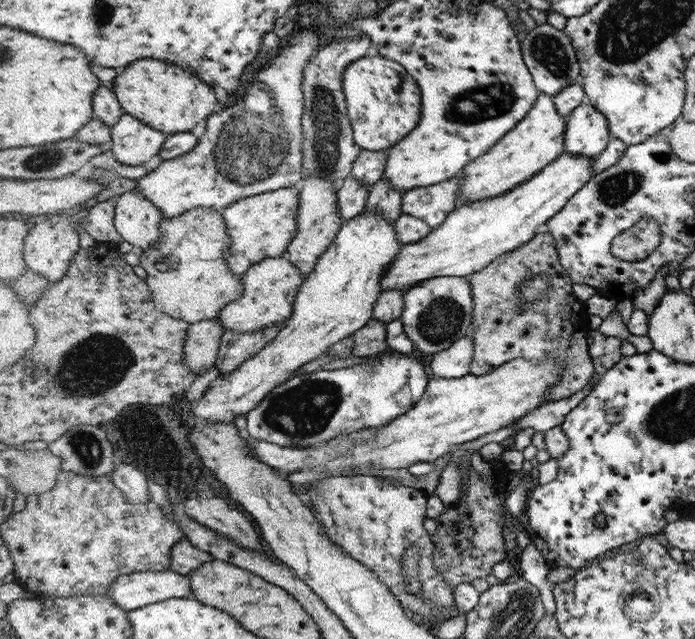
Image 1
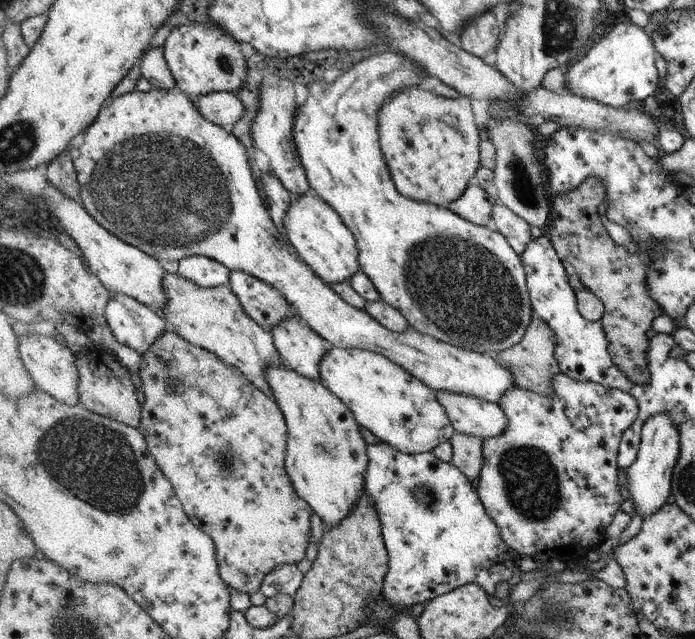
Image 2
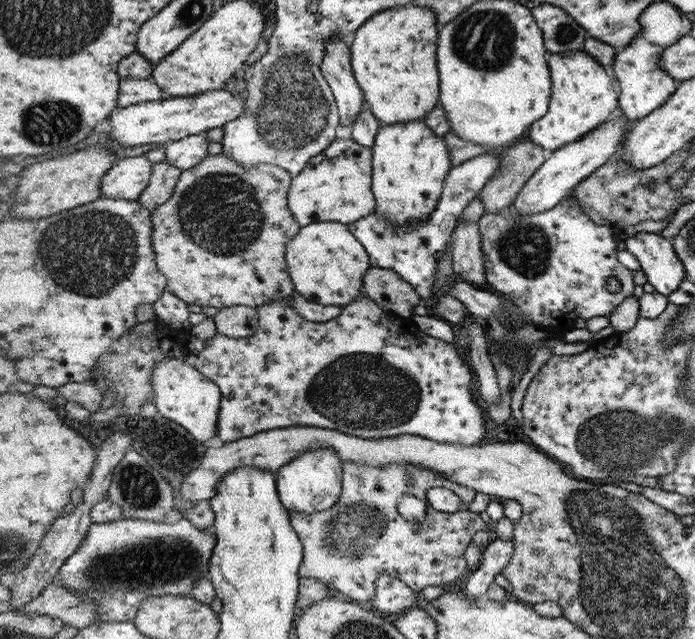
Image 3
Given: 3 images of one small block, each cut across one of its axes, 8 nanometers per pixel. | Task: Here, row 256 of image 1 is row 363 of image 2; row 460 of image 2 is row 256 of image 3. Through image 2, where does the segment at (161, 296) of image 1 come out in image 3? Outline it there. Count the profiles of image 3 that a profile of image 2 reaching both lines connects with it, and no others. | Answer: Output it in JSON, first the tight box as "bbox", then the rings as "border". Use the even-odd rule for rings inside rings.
{"bbox":[153,152,302,312],"border":[[[223,152],[217,155],[208,155],[203,163],[184,171],[183,179],[179,182],[176,194],[154,212],[155,234],[153,234],[153,239],[155,240],[155,251],[157,252],[159,267],[168,278],[168,290],[190,305],[198,304],[198,306],[204,306],[215,312],[232,306],[259,308],[261,305],[276,302],[276,299],[284,299],[284,297],[295,294],[295,286],[292,284],[290,273],[287,271],[286,246],[299,234],[302,226],[295,219],[287,204],[291,179],[291,174],[280,165],[268,163],[258,163],[254,166],[240,165]]]}

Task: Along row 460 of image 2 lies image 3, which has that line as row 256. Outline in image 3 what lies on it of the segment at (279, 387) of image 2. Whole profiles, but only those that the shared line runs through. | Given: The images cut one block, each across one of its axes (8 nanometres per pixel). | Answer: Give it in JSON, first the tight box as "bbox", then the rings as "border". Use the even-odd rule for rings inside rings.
{"bbox":[286,222,372,308],"border":[[[339,222],[302,226],[299,234],[287,243],[286,259],[295,293],[322,306],[342,308],[364,294],[364,276],[372,267],[367,249],[347,225]]]}

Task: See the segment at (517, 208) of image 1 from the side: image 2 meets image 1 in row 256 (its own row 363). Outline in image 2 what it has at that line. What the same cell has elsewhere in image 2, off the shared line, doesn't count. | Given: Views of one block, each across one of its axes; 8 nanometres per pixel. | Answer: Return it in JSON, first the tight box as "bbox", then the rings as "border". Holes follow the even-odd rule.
{"bbox":[75,88,514,404],"border":[[[152,88],[149,92],[134,91],[133,93],[128,93],[120,98],[111,99],[107,106],[102,109],[97,122],[91,126],[86,136],[88,136],[88,140],[82,144],[80,148],[81,155],[75,160],[75,165],[79,172],[79,181],[83,188],[81,192],[81,200],[85,207],[92,213],[92,216],[95,216],[96,220],[99,220],[99,223],[104,225],[104,228],[107,228],[122,240],[128,241],[131,245],[136,245],[139,249],[144,249],[144,252],[151,254],[161,262],[165,260],[178,260],[180,262],[182,259],[187,259],[194,255],[206,255],[210,258],[219,260],[229,271],[247,272],[250,276],[264,281],[272,288],[276,288],[278,292],[281,292],[289,302],[292,310],[296,312],[296,316],[304,322],[304,324],[319,333],[329,347],[334,346],[340,347],[341,349],[364,349],[380,353],[382,356],[388,357],[388,360],[395,361],[396,364],[399,364],[408,373],[411,373],[413,377],[423,381],[425,385],[428,385],[428,388],[431,388],[436,392],[450,391],[464,393],[468,396],[480,397],[482,400],[499,404],[499,400],[504,396],[504,392],[507,392],[510,387],[514,386],[514,380],[510,370],[504,368],[503,365],[500,365],[499,362],[494,359],[493,354],[483,354],[445,343],[433,336],[418,332],[412,326],[409,326],[406,331],[402,331],[401,333],[392,332],[389,328],[380,324],[379,321],[377,321],[369,312],[366,312],[365,309],[359,309],[354,305],[348,304],[347,301],[335,291],[332,285],[328,284],[328,282],[324,282],[324,280],[322,280],[310,266],[305,265],[304,261],[300,260],[295,249],[283,239],[275,222],[270,220],[268,210],[266,210],[266,206],[264,206],[264,202],[262,202],[262,198],[260,198],[260,194],[258,194],[258,188],[256,188],[256,182],[254,182],[254,176],[252,176],[252,170],[250,170],[250,164],[248,164],[248,155],[244,145],[239,140],[236,140],[235,136],[228,134],[228,132],[222,128],[222,125],[208,120],[197,107],[195,98],[191,97],[188,93],[185,93],[180,89],[170,90]]]}

